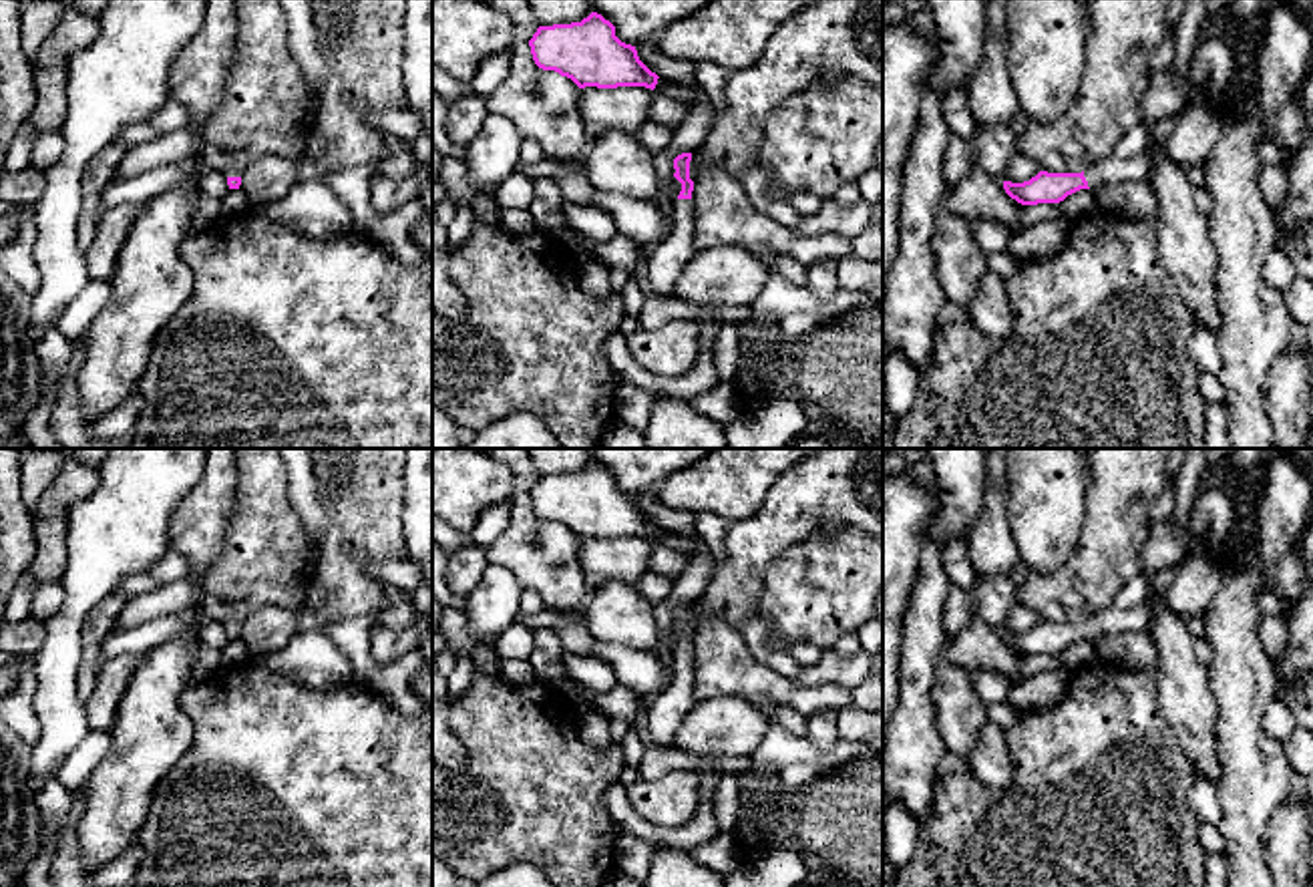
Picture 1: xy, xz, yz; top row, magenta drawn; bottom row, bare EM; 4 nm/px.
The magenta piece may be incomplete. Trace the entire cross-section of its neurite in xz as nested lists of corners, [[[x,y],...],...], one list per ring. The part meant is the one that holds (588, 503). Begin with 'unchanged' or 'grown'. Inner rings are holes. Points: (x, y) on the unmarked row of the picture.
unchanged; [[[597,463],[581,473],[539,477],[529,497],[539,519],[555,521],[579,539],[653,541],[660,529],[639,511],[635,497],[621,493],[615,477]]]

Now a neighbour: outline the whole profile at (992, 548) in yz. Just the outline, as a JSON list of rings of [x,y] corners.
[[[985,449],[985,487],[977,523],[967,537],[967,555],[977,579],[1011,575],[1019,563],[1009,523],[1009,449]]]

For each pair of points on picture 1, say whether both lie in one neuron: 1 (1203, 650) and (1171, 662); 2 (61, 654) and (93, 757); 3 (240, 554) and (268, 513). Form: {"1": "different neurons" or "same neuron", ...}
{"1": "different neurons", "2": "different neurons", "3": "same neuron"}

